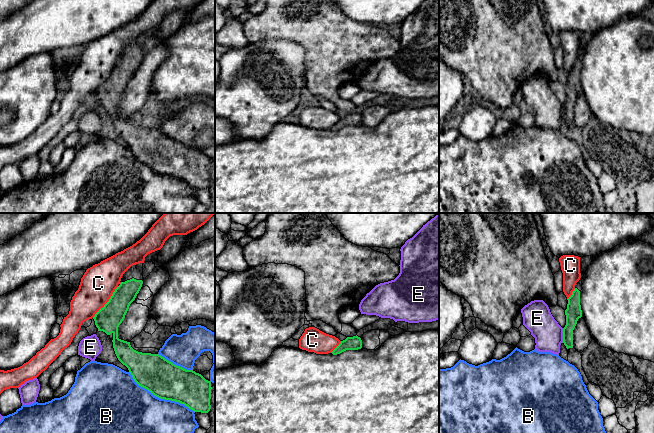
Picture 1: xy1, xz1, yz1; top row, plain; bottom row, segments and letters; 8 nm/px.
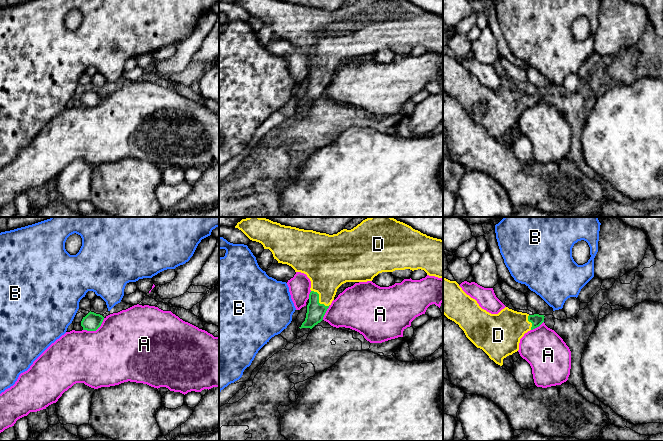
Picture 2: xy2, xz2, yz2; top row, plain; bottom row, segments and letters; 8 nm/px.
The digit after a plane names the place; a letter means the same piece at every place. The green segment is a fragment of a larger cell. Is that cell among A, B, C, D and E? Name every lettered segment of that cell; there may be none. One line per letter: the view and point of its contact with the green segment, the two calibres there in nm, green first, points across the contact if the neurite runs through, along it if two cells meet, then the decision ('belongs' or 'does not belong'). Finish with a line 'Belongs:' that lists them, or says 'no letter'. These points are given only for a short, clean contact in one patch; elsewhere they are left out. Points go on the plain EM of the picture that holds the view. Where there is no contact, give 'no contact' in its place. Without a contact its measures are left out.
A: xy2 (95, 106) | 140/500 nm | along xy2 (104, 94), (95, 106), (83, 106) | does not belong
B: xy1 (160, 174) | 300/500 nm | does not belong
C: xy1 (107, 78) | 200/280 nm | along xy1 (118, 62), (109, 76), (92, 93) | does not belong
D: xz2 (318, 76) | 140/320 nm | across xz2 (315, 87), (318, 76), (323, 67), (327, 47) | belongs
E: yz1 (563, 111) | 130/240 nm | along yz1 (562, 104), (563, 118) | does not belong
Belongs: D

